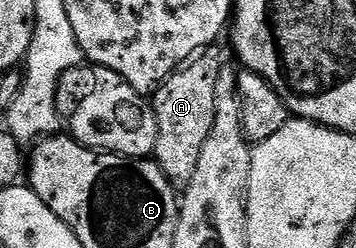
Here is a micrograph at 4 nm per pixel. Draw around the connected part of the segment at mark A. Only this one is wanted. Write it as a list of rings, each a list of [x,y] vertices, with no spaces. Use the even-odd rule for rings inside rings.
[[[208,49],[195,56],[154,92],[153,106],[157,117],[157,145],[154,162],[165,173],[165,177],[176,188],[186,188],[197,169],[201,157],[201,145],[213,129],[215,102],[217,101],[217,77],[224,64],[215,49]]]

